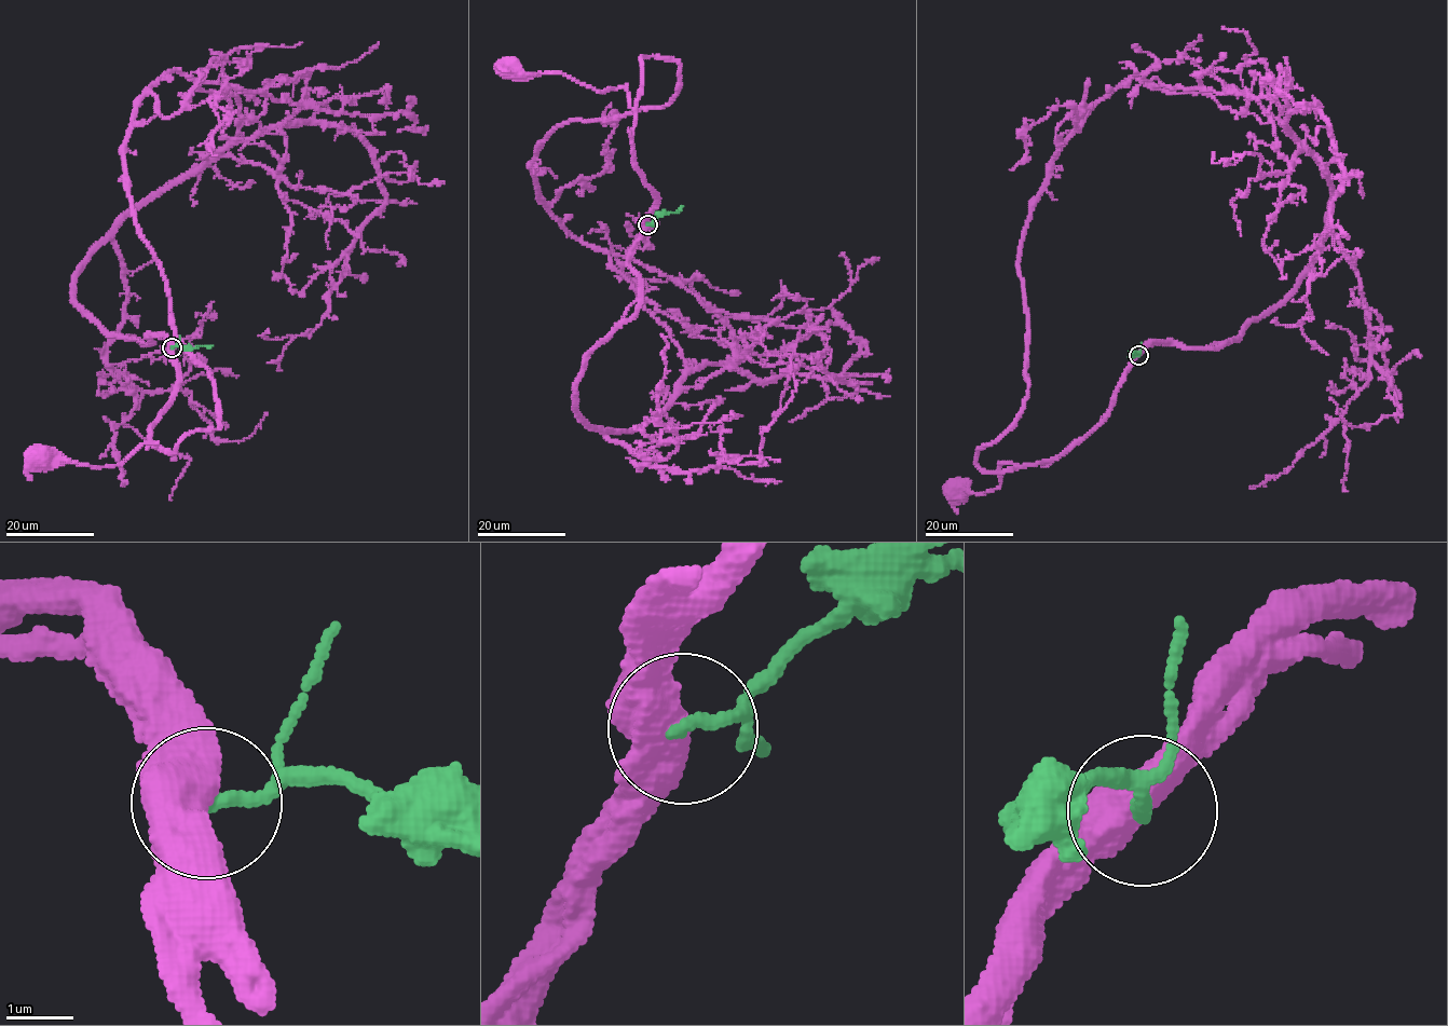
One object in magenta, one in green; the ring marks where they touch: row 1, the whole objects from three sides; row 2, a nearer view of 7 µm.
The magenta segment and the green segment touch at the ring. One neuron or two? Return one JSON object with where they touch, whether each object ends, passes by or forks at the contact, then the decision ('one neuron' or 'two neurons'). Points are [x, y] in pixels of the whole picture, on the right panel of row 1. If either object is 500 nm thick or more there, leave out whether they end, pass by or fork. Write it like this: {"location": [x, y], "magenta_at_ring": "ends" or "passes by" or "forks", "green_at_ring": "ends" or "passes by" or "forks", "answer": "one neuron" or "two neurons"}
{"location": [1138, 355], "answer": "two neurons"}

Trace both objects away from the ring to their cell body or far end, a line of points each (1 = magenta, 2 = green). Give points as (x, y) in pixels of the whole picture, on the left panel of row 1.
1: (172, 346), (177, 392), (150, 428), (158, 447), (140, 443), (122, 462), (101, 467), (42, 462), (39, 452)
2: (172, 346), (213, 346)

